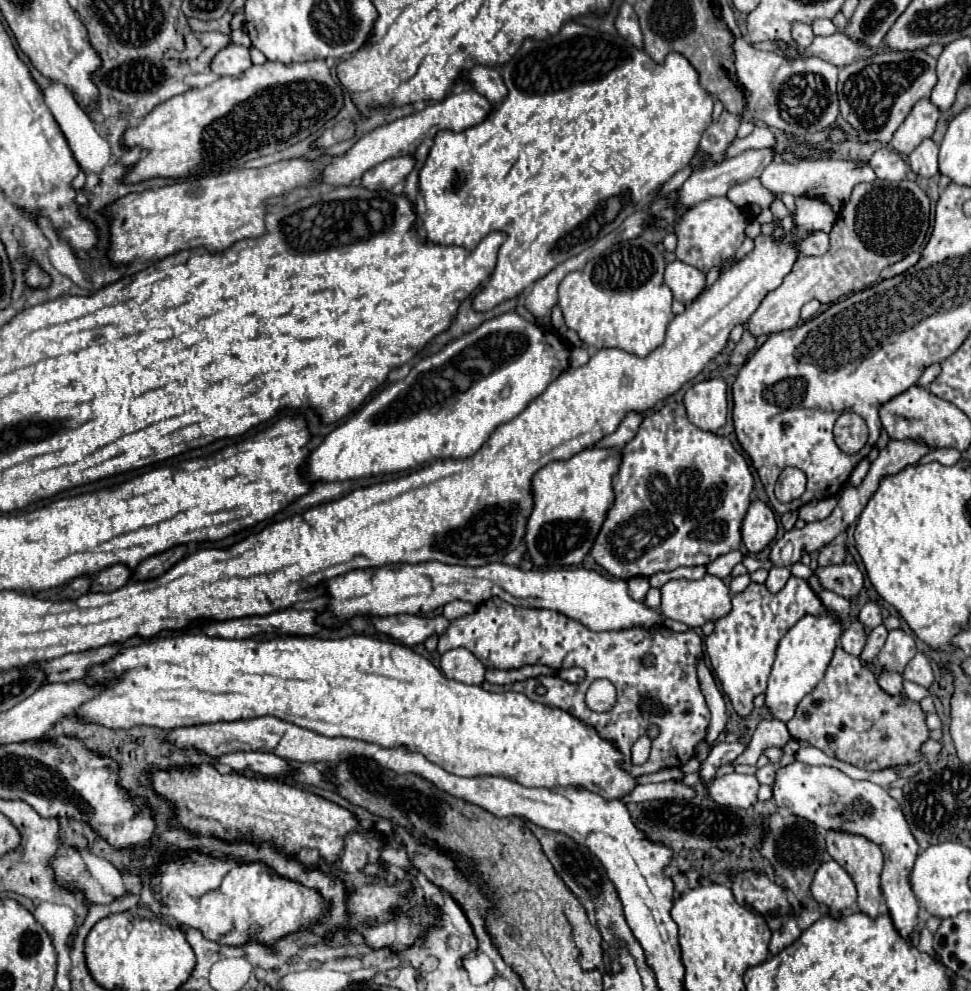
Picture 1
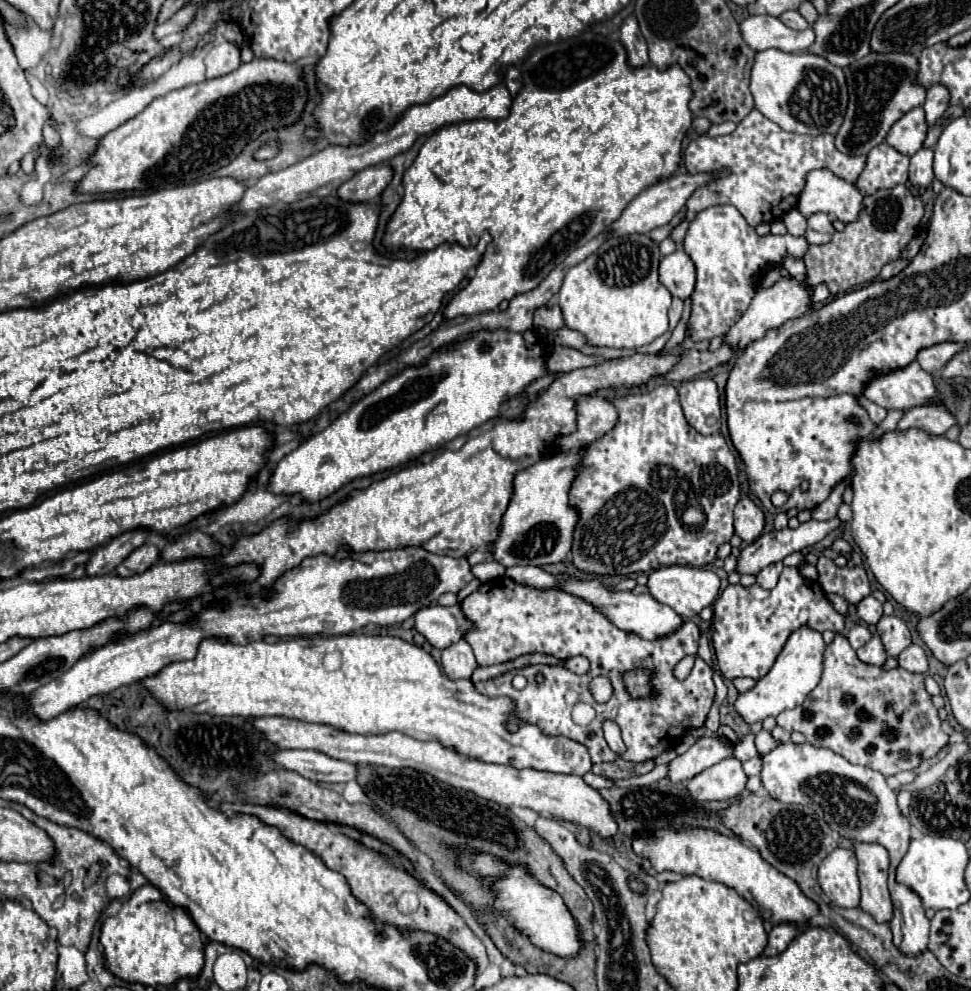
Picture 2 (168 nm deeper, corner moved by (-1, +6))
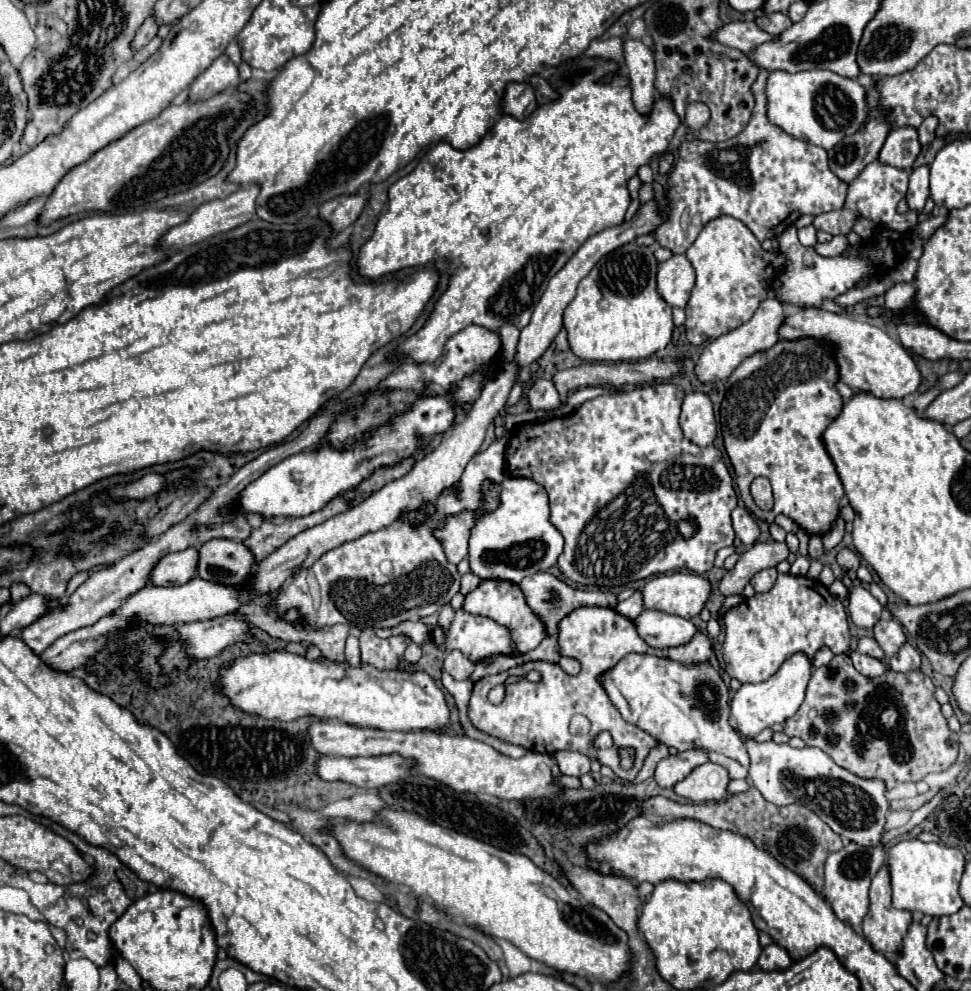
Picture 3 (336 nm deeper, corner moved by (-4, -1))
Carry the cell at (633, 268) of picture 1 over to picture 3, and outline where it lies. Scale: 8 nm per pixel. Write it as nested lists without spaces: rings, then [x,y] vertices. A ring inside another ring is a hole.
[[[636,242],[624,244],[618,250],[606,254],[592,272],[580,280],[576,298],[564,310],[564,328],[568,332],[570,350],[582,360],[598,362],[622,362],[622,360],[644,360],[658,350],[664,350],[672,338],[672,308],[656,292],[656,268],[652,248],[638,246]]]

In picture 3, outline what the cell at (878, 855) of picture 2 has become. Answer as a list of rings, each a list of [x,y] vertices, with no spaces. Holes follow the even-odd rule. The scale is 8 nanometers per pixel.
[[[884,866],[870,886],[870,910],[862,922],[864,938],[876,952],[898,954],[910,922],[912,914],[908,910],[898,910],[890,904],[888,868]]]

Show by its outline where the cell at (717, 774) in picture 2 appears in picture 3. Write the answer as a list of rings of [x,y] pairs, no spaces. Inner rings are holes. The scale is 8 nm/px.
[[[706,762],[702,766],[696,766],[684,780],[676,782],[672,786],[672,790],[682,796],[688,798],[692,802],[716,802],[716,800],[724,800],[728,796],[728,772],[724,772],[724,768],[720,768],[718,764]]]

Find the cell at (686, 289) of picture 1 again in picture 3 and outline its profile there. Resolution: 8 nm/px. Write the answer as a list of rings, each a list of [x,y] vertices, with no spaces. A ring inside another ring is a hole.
[[[672,256],[658,264],[658,294],[670,304],[684,308],[694,288],[694,268],[686,256]]]

